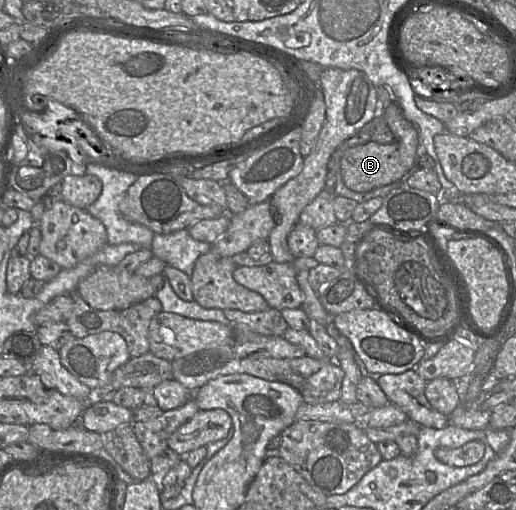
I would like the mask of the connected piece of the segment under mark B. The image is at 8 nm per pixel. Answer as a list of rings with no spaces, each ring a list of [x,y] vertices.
[[[397,102],[380,109],[379,115],[394,134],[394,143],[380,144],[369,141],[341,151],[340,173],[345,185],[355,192],[369,192],[393,182],[404,181],[418,166],[421,144],[417,129],[404,115]]]

